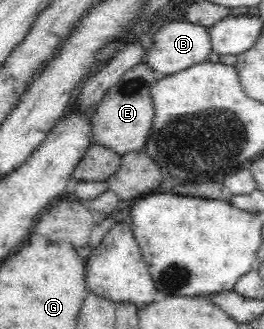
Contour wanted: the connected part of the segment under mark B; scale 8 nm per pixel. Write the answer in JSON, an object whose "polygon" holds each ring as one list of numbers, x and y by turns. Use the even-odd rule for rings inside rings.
{"polygon":[[188,21,165,23,152,36,152,45,146,49,146,65,159,76,167,76,208,60,212,52,209,30,206,27]]}

